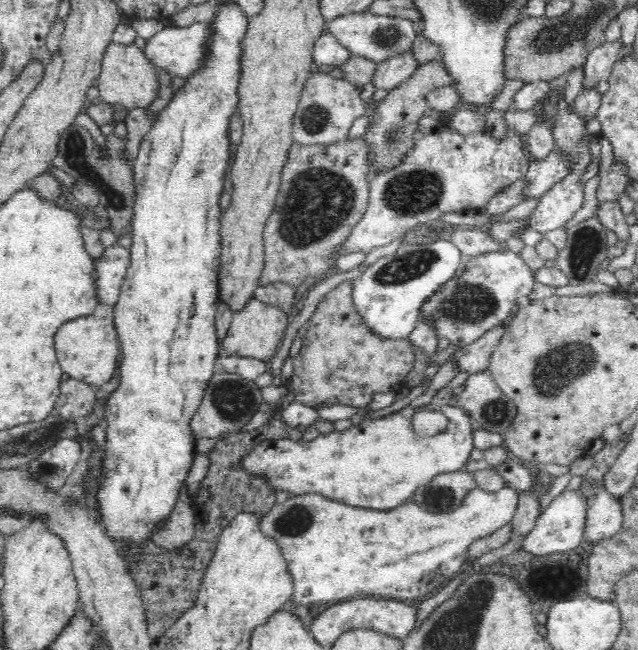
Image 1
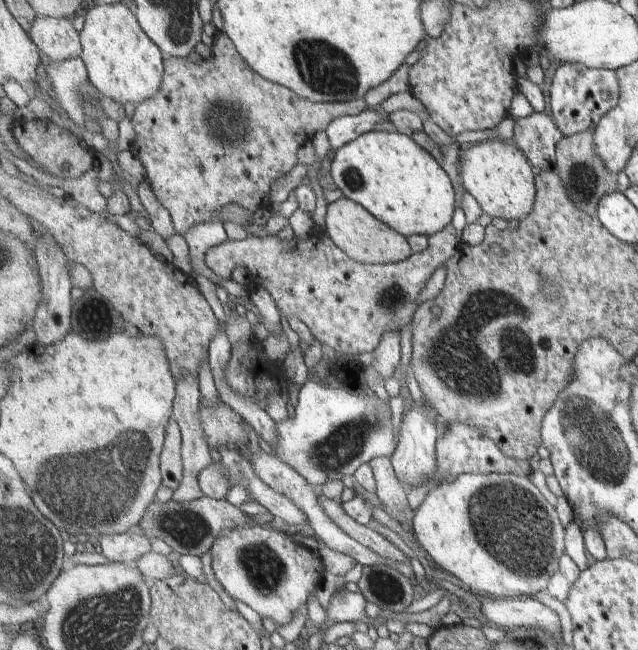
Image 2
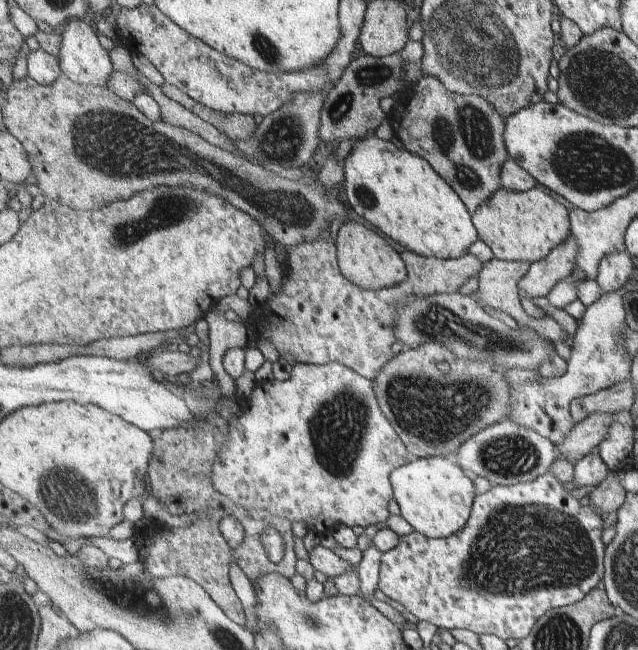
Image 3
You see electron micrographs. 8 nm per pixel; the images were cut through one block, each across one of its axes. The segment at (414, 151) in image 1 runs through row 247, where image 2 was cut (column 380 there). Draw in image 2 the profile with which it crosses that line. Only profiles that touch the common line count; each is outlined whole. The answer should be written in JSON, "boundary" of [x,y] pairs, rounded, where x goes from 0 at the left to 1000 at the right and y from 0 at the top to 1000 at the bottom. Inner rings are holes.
{"boundary":[[[607,511],[597,529],[586,538],[588,557],[583,565],[594,574],[599,583],[616,582],[622,572],[622,563],[629,560],[629,532],[625,511]]]}

